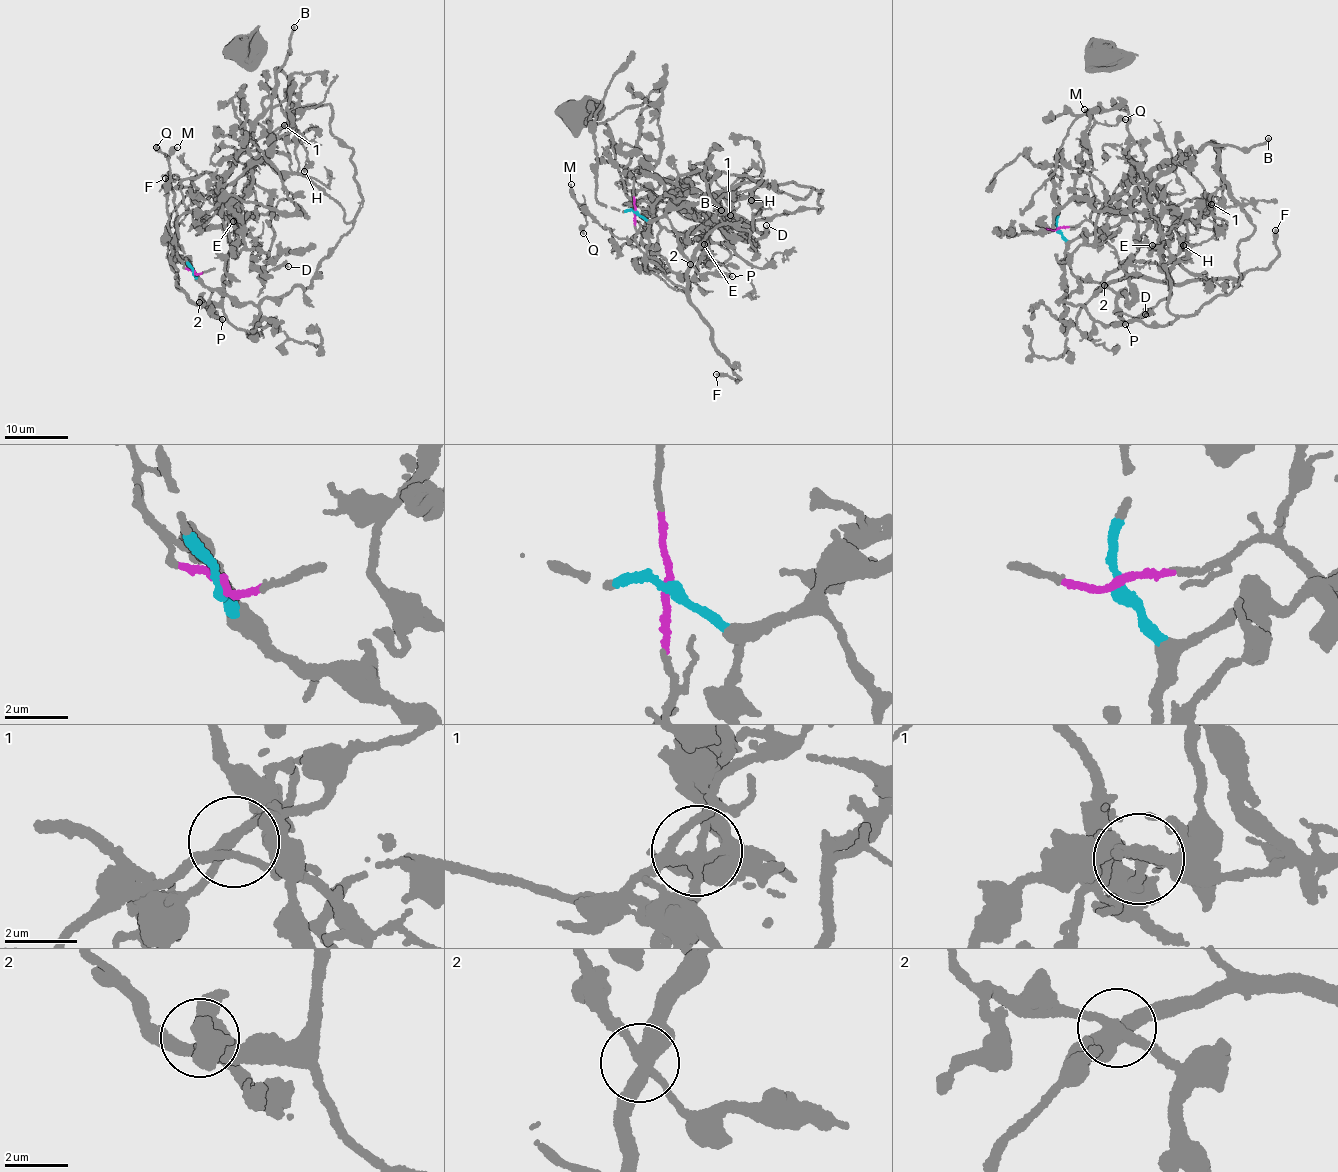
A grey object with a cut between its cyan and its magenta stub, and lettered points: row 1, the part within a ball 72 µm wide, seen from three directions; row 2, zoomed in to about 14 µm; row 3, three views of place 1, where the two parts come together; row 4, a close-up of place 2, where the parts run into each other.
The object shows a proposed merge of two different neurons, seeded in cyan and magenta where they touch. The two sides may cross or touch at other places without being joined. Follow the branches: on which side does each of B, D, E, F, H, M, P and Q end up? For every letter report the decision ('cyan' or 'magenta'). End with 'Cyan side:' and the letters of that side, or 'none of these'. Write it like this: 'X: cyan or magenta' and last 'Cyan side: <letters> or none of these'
B: cyan
D: cyan
E: cyan
F: magenta
H: cyan
M: magenta
P: cyan
Q: magenta
Cyan side: B, D, E, H, P

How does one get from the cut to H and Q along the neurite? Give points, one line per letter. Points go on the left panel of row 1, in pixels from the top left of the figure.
H: (194, 272), (242, 304), (311, 286), (353, 225), (298, 172), (288, 121), (275, 139), (303, 145), (304, 171)
Q: (194, 272), (183, 266), (168, 226), (166, 188), (170, 169), (164, 153), (155, 147)

